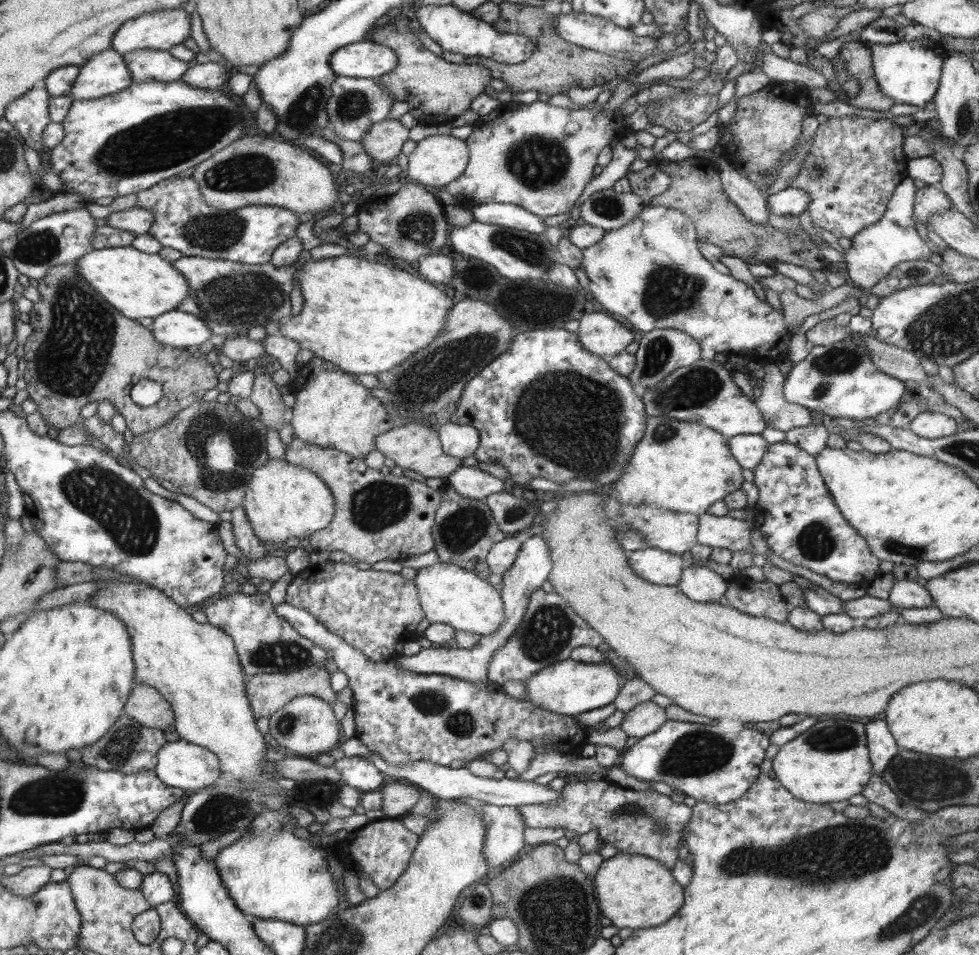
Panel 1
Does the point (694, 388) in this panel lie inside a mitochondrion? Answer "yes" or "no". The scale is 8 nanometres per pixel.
yes

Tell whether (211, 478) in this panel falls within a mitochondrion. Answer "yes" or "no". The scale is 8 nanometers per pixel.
yes

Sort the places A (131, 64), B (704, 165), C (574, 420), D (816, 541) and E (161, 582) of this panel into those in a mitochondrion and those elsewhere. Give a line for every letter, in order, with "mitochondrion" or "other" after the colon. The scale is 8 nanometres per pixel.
A: other
B: other
C: mitochondrion
D: mitochondrion
E: other

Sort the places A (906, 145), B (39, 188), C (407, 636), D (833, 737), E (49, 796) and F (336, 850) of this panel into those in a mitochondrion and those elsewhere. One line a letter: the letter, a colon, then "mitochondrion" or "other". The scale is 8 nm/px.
A: other
B: other
C: other
D: mitochondrion
E: mitochondrion
F: other

